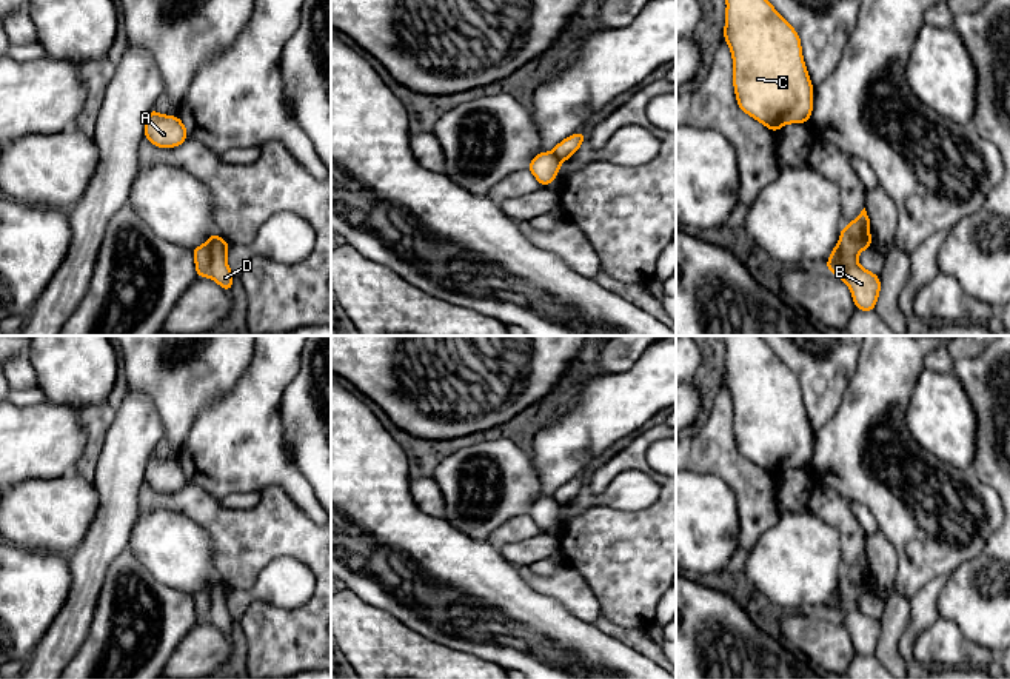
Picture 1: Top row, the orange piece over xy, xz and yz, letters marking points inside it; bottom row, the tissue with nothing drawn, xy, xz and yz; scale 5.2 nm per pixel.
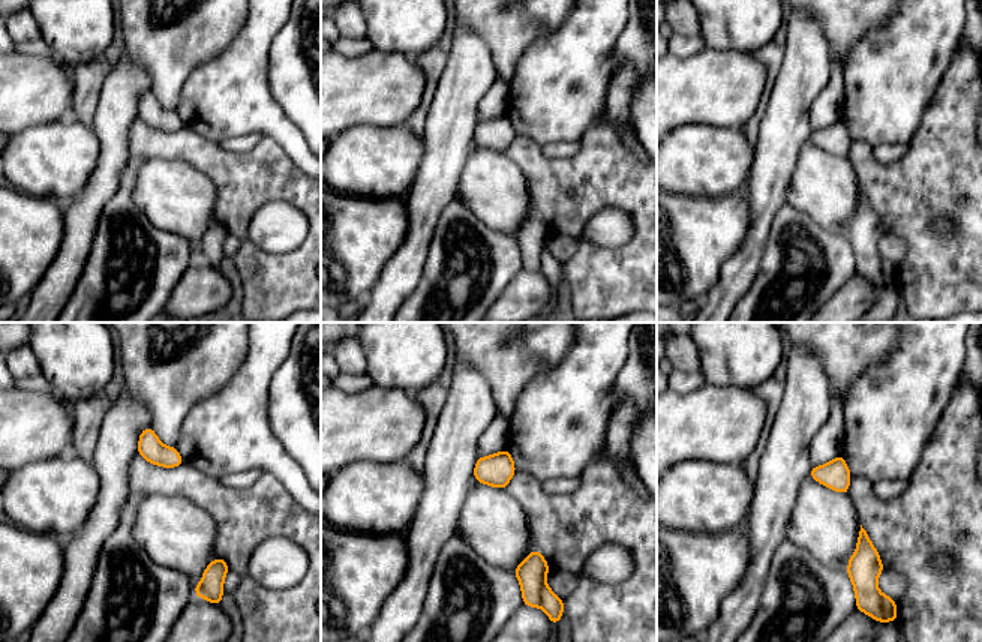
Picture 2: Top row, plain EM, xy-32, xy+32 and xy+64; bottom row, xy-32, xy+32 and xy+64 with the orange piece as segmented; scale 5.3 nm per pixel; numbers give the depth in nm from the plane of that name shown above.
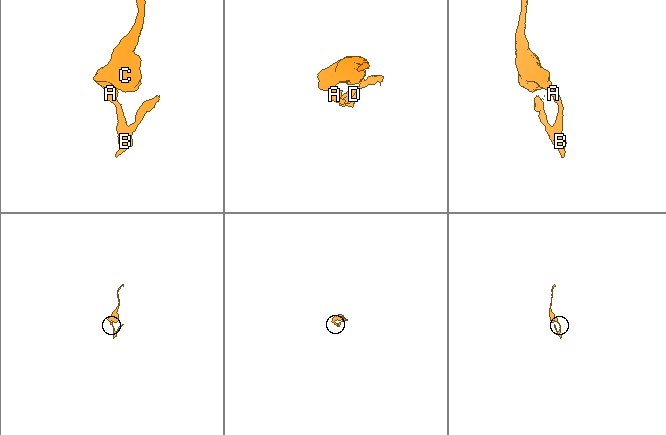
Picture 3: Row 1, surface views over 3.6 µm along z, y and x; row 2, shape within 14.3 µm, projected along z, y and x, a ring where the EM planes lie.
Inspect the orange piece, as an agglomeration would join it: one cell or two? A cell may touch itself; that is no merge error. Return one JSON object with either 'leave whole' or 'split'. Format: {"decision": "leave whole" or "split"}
{"decision": "split"}

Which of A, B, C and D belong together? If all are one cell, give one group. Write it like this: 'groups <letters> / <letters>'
groups A B C / D

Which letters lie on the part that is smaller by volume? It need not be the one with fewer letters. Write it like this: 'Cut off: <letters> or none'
Cut off: D

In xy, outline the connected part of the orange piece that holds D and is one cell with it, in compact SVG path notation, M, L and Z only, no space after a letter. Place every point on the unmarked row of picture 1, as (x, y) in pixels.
M219 580L214 584L209 600L209 622L225 636L231 637L234 619L231 617L226 607L228 591L229 588L225 584Z

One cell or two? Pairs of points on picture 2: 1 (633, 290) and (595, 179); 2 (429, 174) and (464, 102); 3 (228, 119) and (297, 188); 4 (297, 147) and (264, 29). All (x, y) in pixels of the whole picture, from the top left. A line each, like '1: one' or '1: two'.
1: one
2: one
3: two
4: one

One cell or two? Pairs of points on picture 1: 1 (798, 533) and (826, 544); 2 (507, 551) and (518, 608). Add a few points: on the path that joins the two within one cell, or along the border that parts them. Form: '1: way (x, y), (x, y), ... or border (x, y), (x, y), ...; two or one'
1: way (804, 539), (809, 544), (819, 544); one
2: border (494, 544), (518, 567); two

